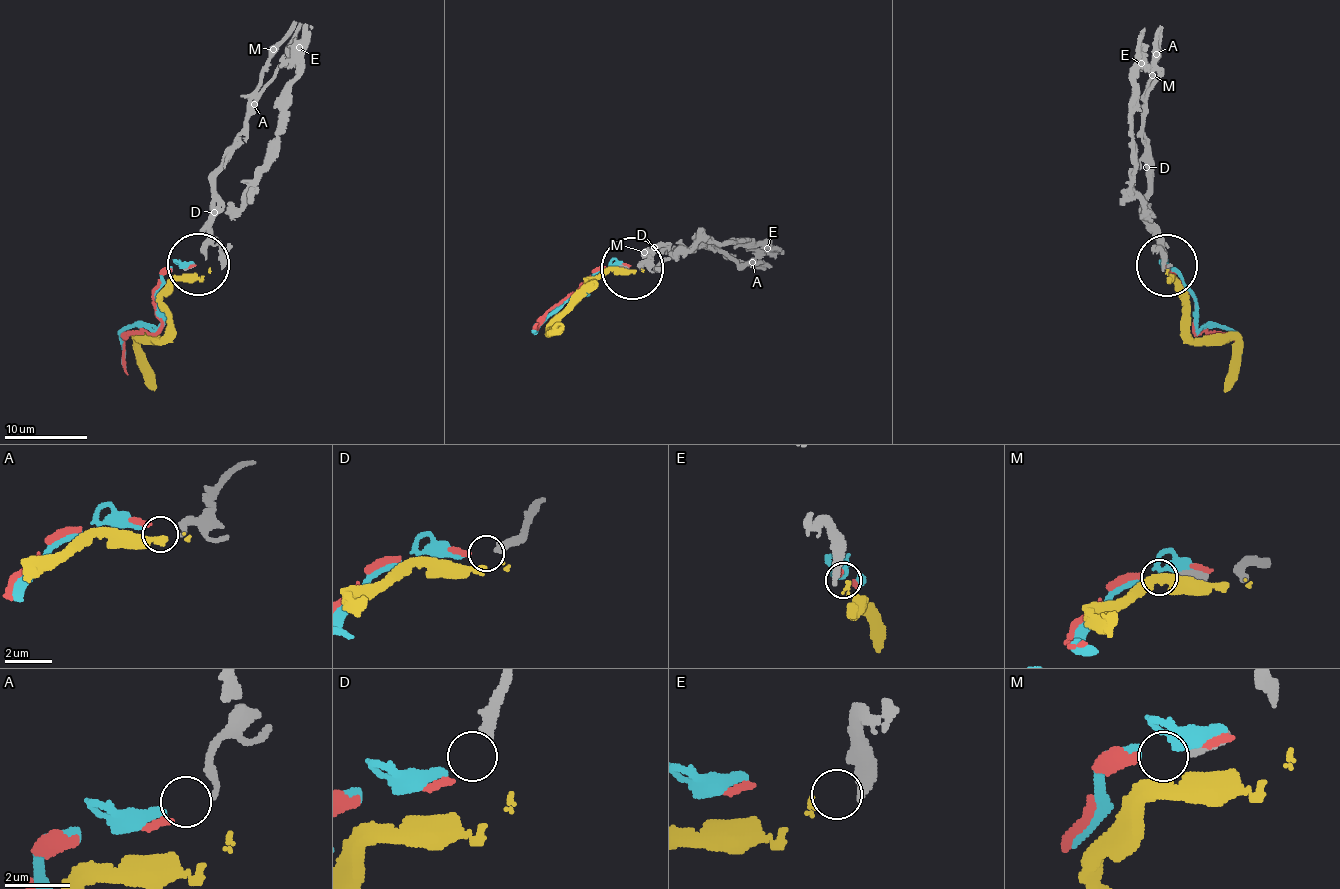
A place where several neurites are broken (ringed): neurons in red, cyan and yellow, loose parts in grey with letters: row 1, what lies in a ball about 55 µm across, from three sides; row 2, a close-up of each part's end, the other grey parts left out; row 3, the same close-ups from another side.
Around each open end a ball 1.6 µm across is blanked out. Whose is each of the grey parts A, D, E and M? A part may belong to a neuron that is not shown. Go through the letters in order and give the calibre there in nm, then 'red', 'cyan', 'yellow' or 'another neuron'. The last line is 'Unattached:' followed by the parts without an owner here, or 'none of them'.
A: calibre 170 nm; red
D: calibre 320 nm; cyan
E: calibre 440 nm; yellow
M: calibre 360 nm; another neuron
Unattached: M

